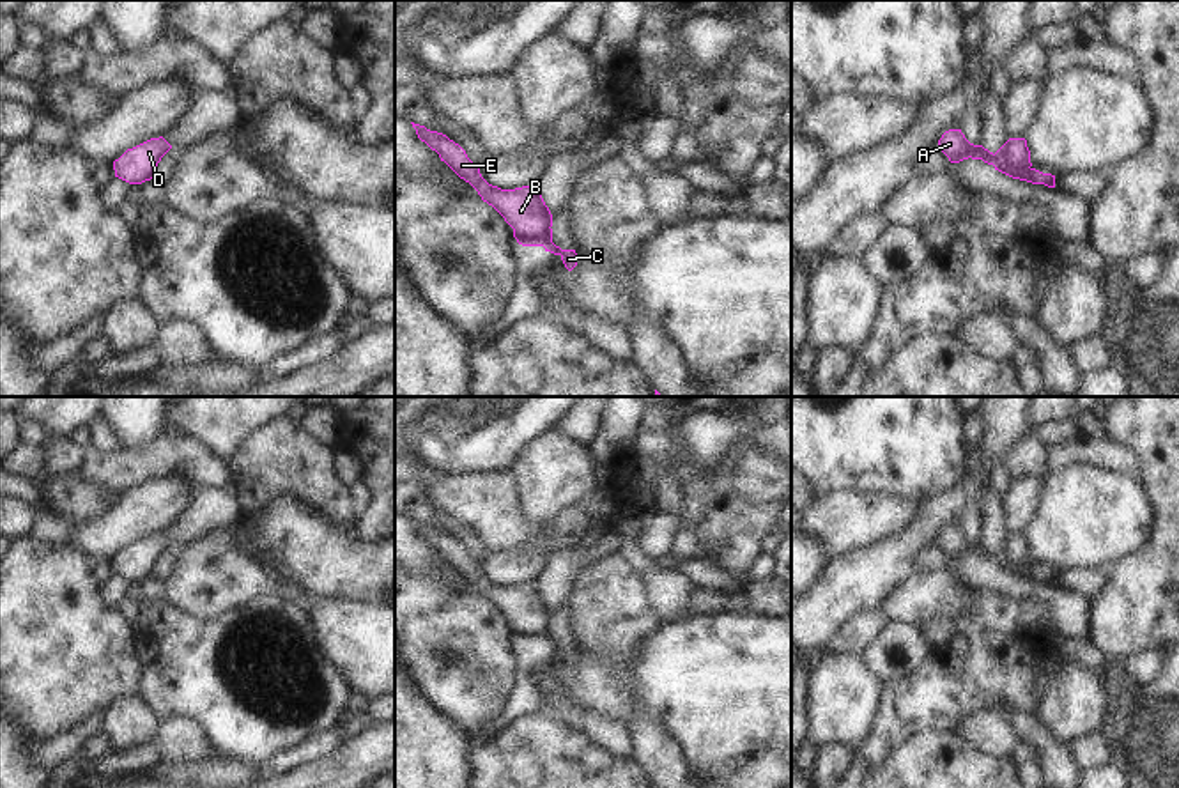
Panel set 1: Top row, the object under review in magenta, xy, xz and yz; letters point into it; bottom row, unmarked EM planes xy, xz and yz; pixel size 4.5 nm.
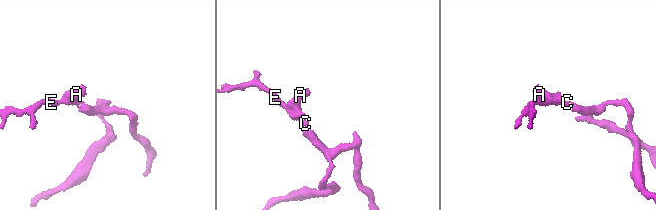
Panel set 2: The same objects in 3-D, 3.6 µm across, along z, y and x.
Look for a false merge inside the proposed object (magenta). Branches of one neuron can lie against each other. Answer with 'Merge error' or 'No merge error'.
Merge error

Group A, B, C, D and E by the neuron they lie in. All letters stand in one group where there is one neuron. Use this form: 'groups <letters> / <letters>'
groups A B D E / C

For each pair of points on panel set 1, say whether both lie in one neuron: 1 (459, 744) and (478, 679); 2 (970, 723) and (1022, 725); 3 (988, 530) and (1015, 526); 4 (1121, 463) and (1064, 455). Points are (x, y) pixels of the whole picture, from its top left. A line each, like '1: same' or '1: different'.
1: different
2: different
3: different
4: same

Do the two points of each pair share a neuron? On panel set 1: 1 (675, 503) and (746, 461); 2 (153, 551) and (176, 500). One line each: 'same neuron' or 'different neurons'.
1: different neurons
2: different neurons

